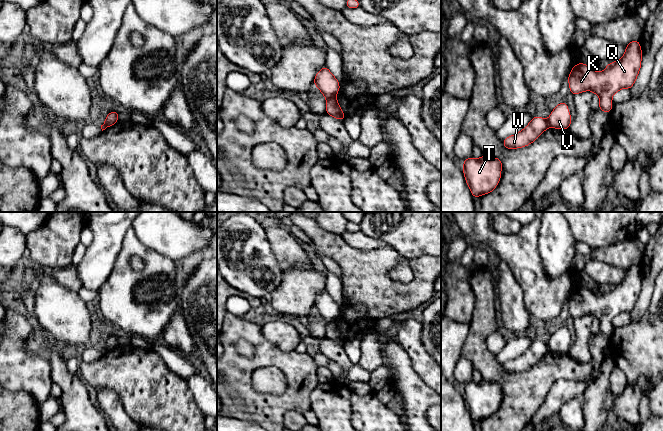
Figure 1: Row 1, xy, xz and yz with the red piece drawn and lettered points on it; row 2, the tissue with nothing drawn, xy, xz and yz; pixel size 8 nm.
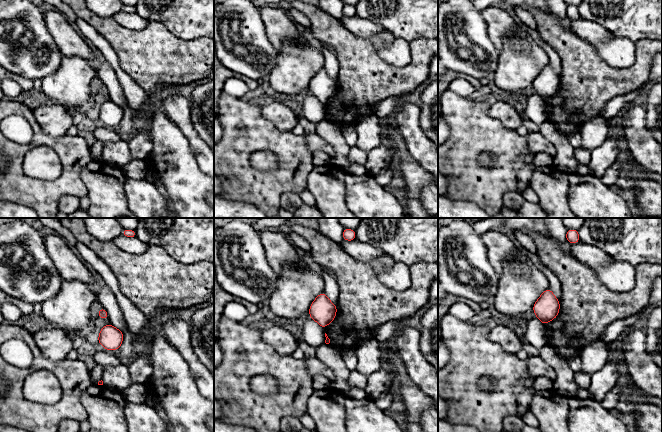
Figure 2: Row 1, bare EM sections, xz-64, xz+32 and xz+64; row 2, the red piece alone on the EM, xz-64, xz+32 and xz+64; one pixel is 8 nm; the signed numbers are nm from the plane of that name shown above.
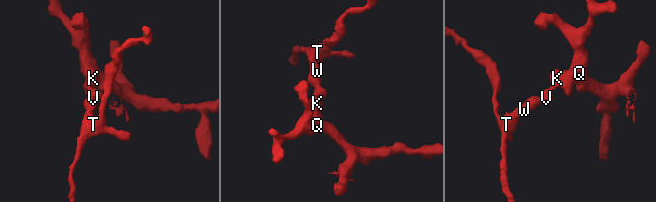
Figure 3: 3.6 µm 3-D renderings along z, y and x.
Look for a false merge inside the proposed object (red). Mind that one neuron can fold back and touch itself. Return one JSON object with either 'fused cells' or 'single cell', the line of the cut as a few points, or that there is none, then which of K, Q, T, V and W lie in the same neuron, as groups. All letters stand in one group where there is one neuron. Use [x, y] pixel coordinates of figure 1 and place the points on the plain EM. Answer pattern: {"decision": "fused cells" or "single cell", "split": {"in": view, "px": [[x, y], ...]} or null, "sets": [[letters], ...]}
{"decision": "fused cells", "split": {"in": "xz", "px": [[333, 319], [327, 323]]}, "sets": [["K", "Q", "V"], ["T", "W"]]}

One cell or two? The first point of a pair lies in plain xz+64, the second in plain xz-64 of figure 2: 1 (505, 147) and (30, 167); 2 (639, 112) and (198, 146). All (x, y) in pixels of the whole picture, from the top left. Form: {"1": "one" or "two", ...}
{"1": "two", "2": "one"}

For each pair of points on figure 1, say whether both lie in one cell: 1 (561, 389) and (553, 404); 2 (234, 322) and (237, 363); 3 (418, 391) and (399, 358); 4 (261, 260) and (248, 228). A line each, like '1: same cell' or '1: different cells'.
1: same cell
2: same cell
3: same cell
4: same cell

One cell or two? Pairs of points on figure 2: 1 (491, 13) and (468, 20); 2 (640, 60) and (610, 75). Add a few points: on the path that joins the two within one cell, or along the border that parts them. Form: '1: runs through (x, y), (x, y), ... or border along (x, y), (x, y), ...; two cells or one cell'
1: border along (480, 11), (490, 38); two cells
2: runs through (634, 68), (627, 75), (618, 75); one cell

